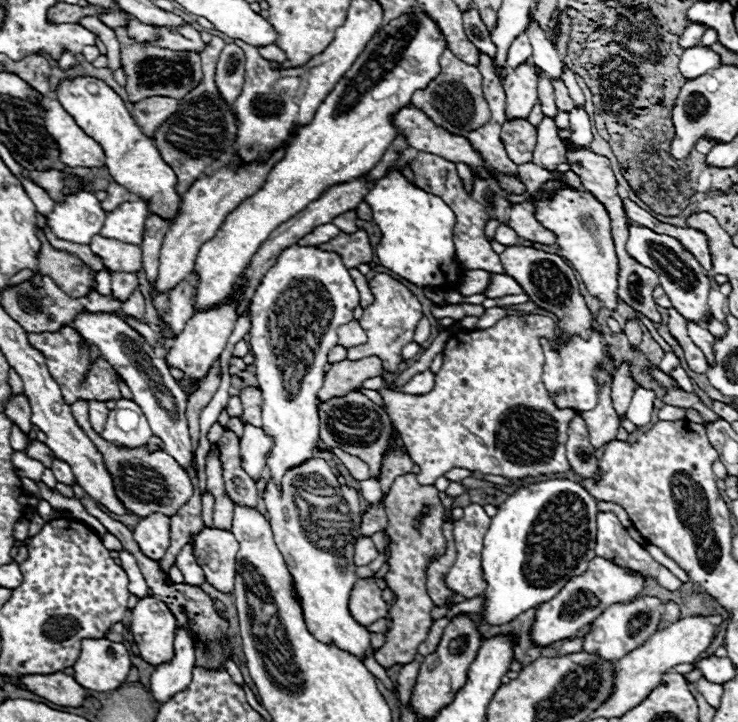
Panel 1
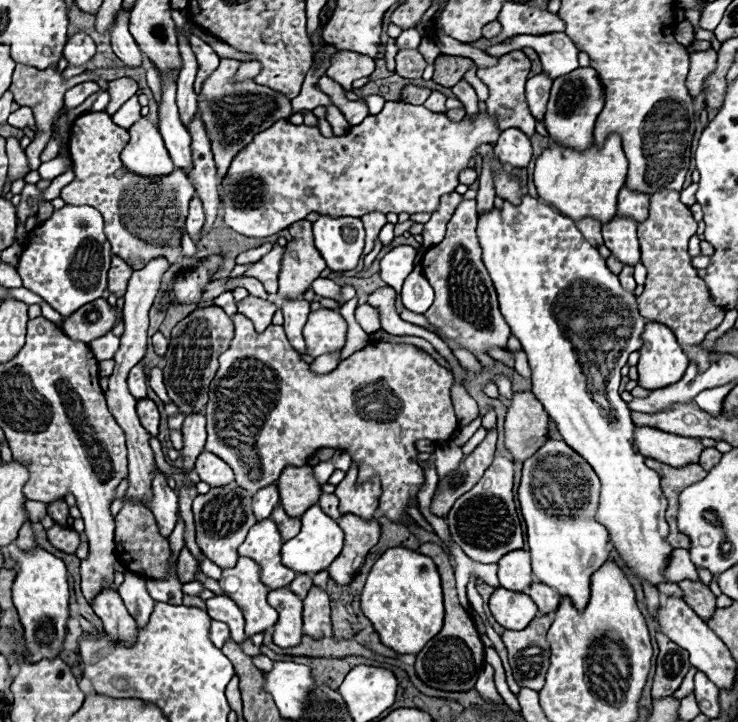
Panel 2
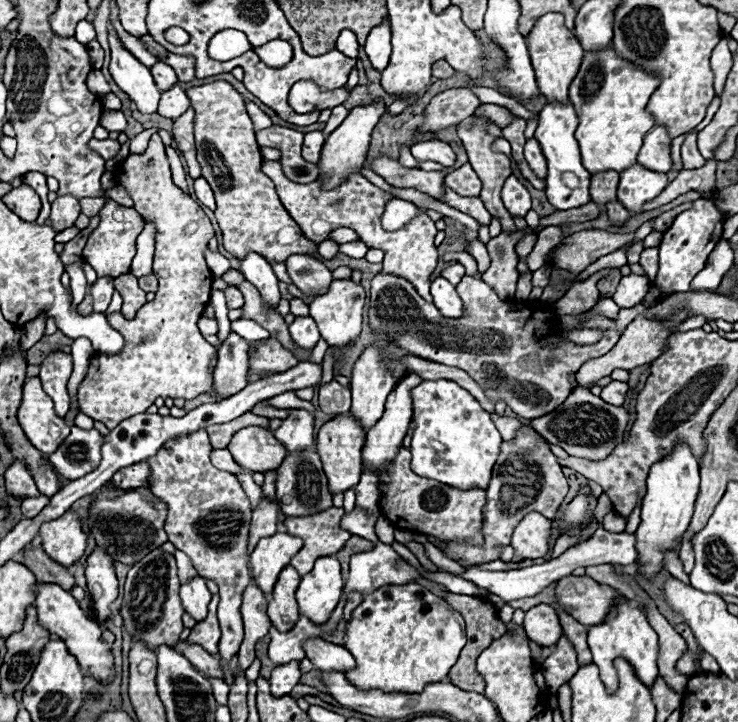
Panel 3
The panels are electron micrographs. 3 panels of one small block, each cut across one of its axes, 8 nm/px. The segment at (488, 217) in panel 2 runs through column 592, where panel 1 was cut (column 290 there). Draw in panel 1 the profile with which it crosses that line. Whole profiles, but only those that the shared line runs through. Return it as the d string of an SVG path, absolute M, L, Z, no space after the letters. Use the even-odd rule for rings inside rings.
M314 246L286 248L278 262L264 274L254 298L252 298L252 328L250 350L254 354L258 388L262 390L262 414L264 432L272 436L274 446L266 454L266 472L282 488L284 474L314 458L314 446L318 442L318 390L324 382L324 366L330 348L338 344L336 330L350 322L354 308L360 304L360 296L348 270L342 266L334 252L322 252Z

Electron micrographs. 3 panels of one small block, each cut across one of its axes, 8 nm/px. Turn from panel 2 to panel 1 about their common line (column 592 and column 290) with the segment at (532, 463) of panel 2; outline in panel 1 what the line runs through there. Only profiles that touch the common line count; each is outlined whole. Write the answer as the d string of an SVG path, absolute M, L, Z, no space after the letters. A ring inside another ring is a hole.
M312 458L310 462L304 462L300 468L294 468L290 474L286 474L282 488L284 492L280 494L274 482L268 480L264 502L278 548L282 550L290 572L294 572L294 582L298 582L298 594L302 594L302 602L306 602L308 630L312 630L318 640L334 644L340 650L356 656L358 660L362 660L362 656L374 656L376 650L370 644L370 632L352 618L348 608L350 592L358 580L356 564L352 560L354 538L358 538L360 534L362 520L358 492L348 486L340 486L330 466L320 458ZM318 484L322 484L322 492L326 492L322 494L322 500L326 500L324 516L328 516L322 520L322 506L310 506L308 512L300 516L300 510L304 508L298 508L296 504L296 496L300 496L298 492L302 490L310 496L316 496L312 494L312 486L316 488Z

